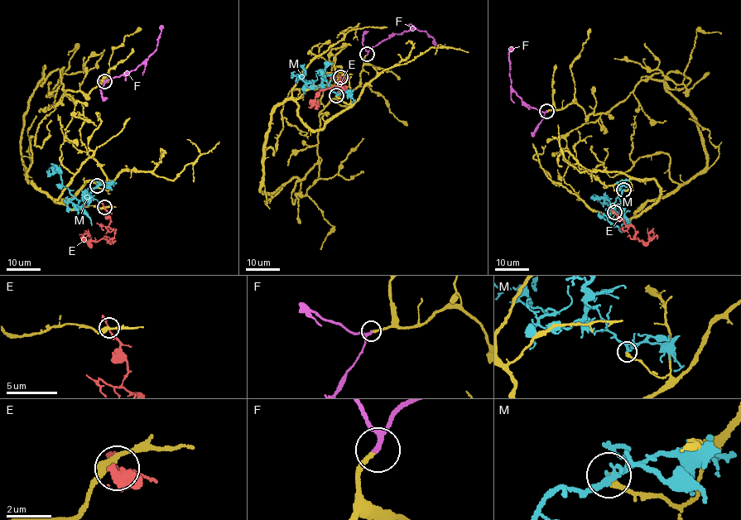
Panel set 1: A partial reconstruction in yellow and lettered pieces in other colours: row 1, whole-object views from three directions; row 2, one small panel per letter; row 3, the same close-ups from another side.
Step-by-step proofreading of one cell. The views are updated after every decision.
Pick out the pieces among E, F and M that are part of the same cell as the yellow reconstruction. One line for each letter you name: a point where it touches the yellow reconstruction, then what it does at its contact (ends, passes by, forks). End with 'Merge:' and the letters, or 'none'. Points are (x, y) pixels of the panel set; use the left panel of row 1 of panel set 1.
F: Touches yellow at (104, 81). It passes by
Merge: F

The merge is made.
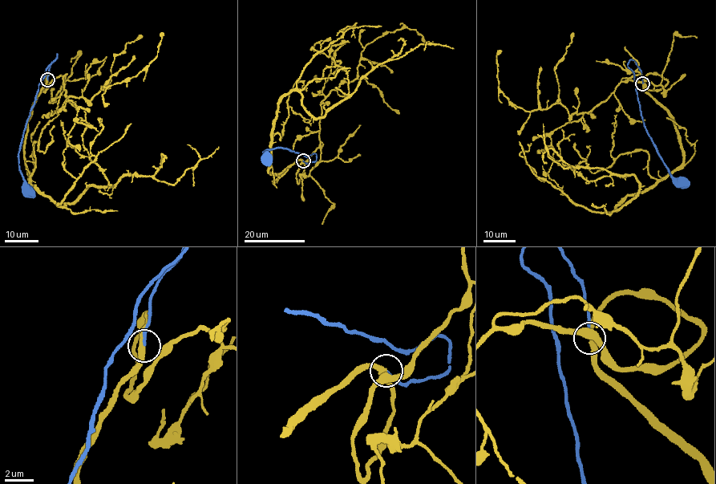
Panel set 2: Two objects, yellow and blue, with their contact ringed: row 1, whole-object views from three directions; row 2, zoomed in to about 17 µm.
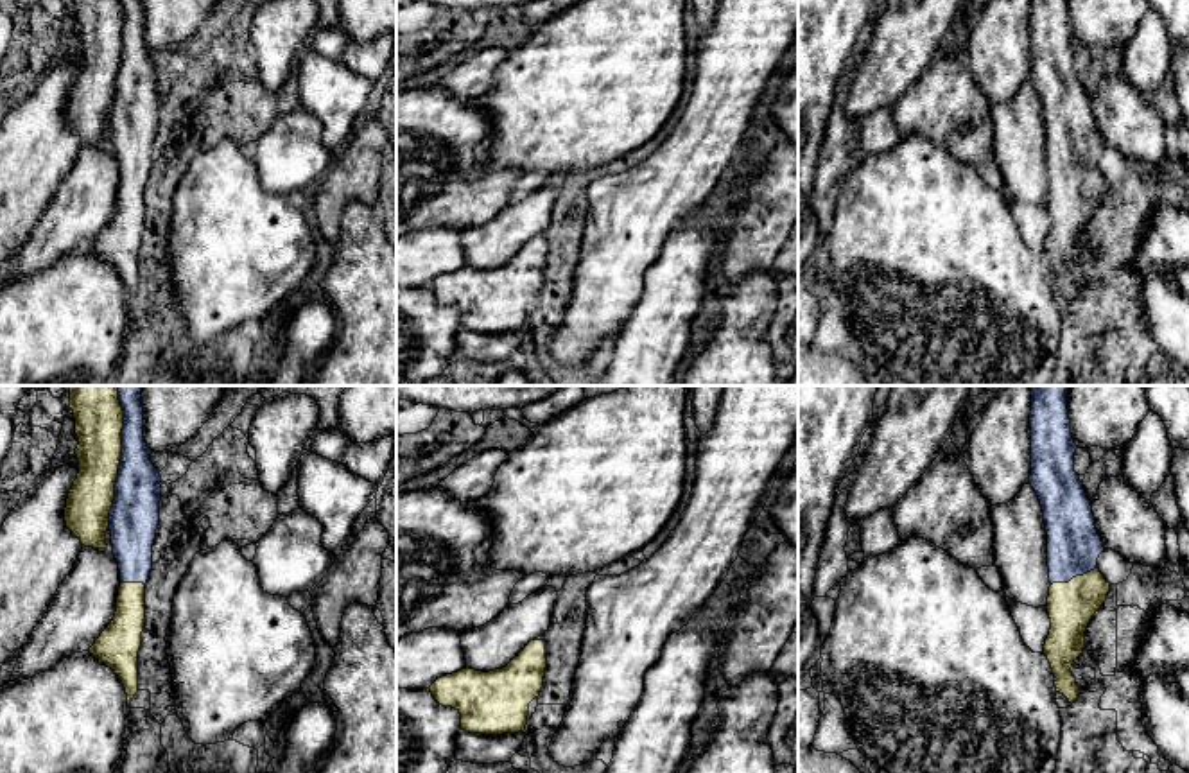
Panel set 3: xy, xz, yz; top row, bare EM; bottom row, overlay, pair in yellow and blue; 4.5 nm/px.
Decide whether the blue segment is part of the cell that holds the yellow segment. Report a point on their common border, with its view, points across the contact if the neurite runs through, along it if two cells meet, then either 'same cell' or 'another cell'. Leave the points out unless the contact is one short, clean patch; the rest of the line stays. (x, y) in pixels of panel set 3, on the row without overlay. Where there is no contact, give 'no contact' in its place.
meets yellow in xy at (119, 63); same cell

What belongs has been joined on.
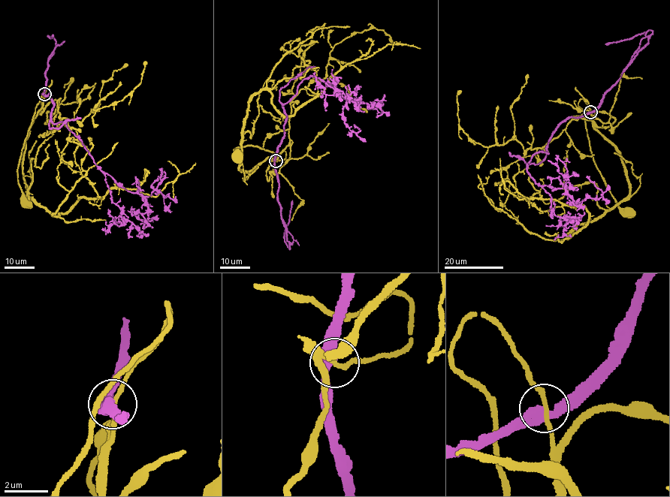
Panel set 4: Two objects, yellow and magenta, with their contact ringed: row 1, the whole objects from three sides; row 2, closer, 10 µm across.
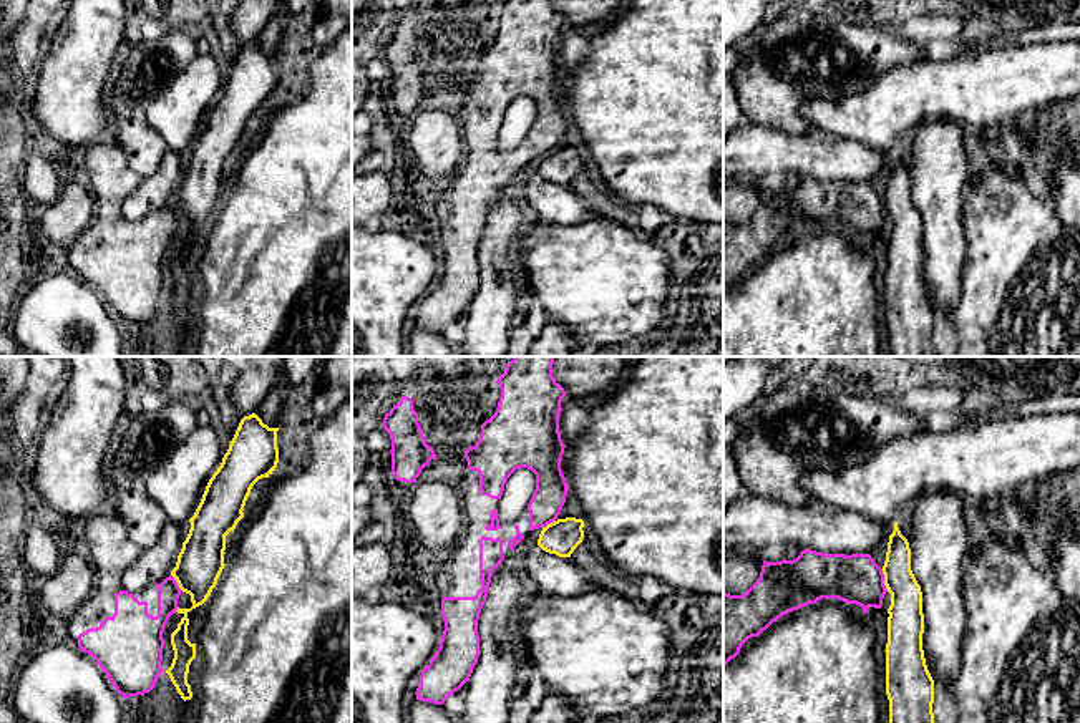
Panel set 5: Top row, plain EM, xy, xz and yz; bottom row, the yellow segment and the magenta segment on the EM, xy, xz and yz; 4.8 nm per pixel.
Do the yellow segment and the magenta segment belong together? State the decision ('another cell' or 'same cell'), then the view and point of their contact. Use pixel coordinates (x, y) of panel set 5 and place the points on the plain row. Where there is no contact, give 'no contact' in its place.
another cell | yz (885, 209)

